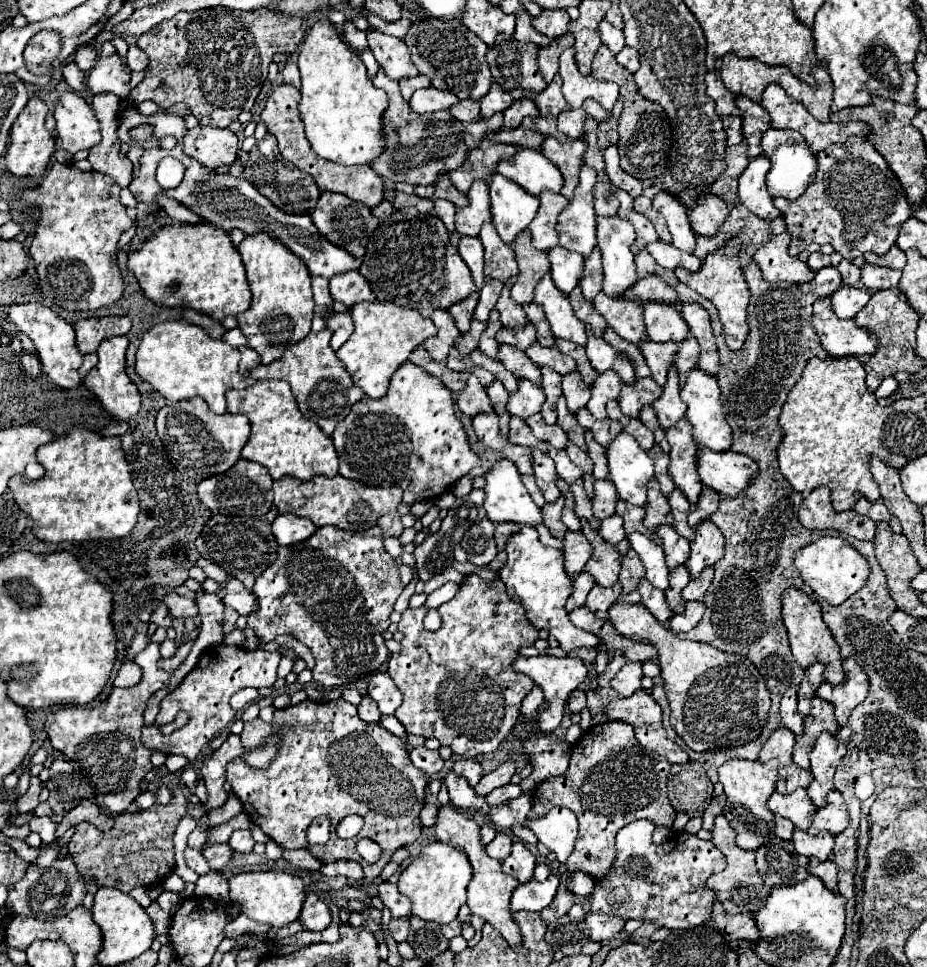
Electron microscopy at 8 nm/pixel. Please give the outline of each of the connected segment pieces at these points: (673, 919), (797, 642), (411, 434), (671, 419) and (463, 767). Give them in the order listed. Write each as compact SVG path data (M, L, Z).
M641 819L617 833L617 859L609 877L595 883L589 899L591 911L655 921L667 929L691 929L711 921L717 897L707 887L707 879L725 869L725 855L711 841L701 841L689 833L681 833L663 845L653 845L653 831L655 825Z
M789 587L783 593L783 621L785 621L785 627L789 631L789 643L791 643L791 651L793 651L793 657L797 659L797 663L803 669L807 669L809 665L813 665L815 661L825 663L825 667L827 667L825 669L825 681L833 683L833 685L839 685L845 679L843 657L839 653L839 645L837 645L835 637L831 635L829 627L823 623L821 605L815 603L803 591L799 591L795 587Z
M407 361L405 365L401 365L401 369L397 369L397 373L393 373L389 391L383 399L363 397L361 401L357 401L349 415L335 427L331 437L341 461L339 475L371 487L389 487L407 477L411 483L405 489L403 501L409 505L415 501L439 497L481 463L479 455L469 447L463 423L455 417L451 391L443 385L443 381L413 365L411 361Z
M675 367L669 369L669 381L663 387L663 395L653 403L653 409L663 429L669 429L671 425L685 417L687 405L679 397L679 375Z
M459 759L453 763L453 771L461 777L465 777L469 781L469 785L477 785L477 781L481 779L481 765L475 763L473 759Z

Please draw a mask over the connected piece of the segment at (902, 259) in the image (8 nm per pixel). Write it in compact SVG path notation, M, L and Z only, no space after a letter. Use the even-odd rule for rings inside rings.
M893 245L893 249L887 253L887 255L881 255L877 257L875 253L867 253L865 255L865 261L867 263L873 263L873 265L879 265L879 267L889 267L889 269L903 269L905 263L907 263L907 257L901 249L897 249Z

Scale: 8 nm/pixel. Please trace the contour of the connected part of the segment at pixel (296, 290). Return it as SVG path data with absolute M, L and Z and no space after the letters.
M269 233L245 235L237 251L243 257L247 269L247 281L253 293L251 309L237 315L241 333L249 339L249 347L261 357L261 363L271 363L281 357L281 353L305 339L311 331L313 319L313 293L311 275L307 265L281 241L273 239Z

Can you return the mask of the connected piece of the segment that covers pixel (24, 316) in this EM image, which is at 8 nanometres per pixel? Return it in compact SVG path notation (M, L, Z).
M23 303L23 305L9 305L9 317L11 321L31 337L33 345L35 345L35 351L41 359L41 365L43 365L43 371L45 375L57 383L59 387L63 389L73 389L81 383L81 377L79 377L79 367L83 363L83 353L77 349L77 343L75 343L75 331L73 327L61 319L57 313L53 313L51 309L39 305L39 303Z

